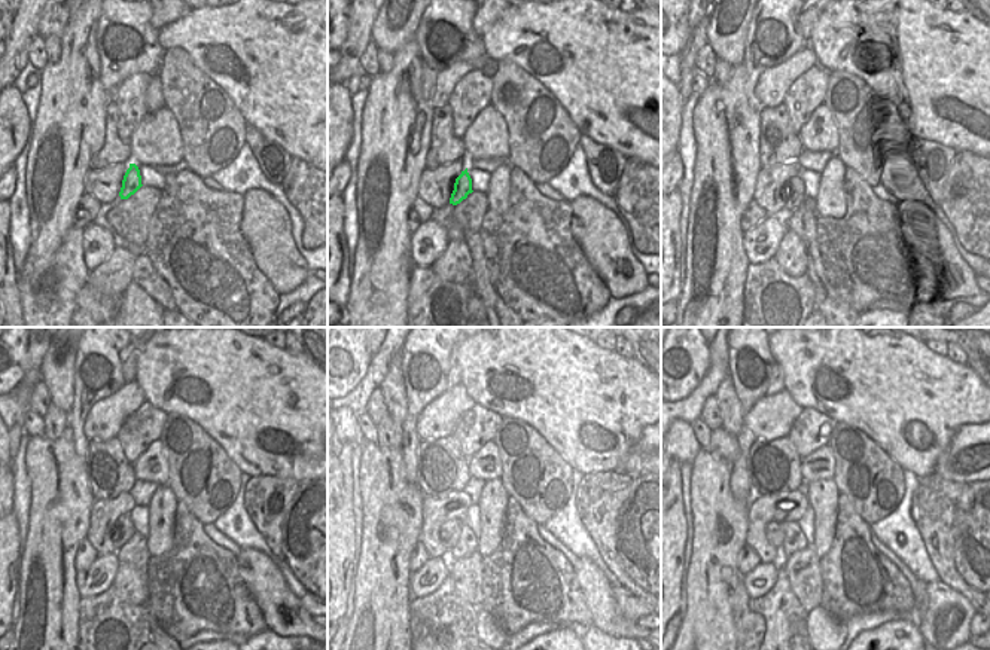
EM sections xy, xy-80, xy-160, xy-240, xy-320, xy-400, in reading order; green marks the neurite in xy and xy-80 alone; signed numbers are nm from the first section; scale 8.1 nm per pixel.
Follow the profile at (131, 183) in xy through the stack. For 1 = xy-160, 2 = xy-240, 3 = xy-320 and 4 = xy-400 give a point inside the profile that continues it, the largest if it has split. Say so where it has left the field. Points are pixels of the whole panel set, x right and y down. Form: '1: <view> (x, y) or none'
1: xy-160 (795, 189)
2: xy-240 (124, 528)
3: xy-320 (450, 531)
4: xy-400 (773, 530)

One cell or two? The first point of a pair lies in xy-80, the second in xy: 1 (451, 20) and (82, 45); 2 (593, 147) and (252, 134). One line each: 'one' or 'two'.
1: two
2: one

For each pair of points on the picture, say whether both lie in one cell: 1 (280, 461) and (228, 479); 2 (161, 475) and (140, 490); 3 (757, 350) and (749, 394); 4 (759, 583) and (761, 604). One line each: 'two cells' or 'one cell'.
1: two cells
2: two cells
3: one cell
4: two cells

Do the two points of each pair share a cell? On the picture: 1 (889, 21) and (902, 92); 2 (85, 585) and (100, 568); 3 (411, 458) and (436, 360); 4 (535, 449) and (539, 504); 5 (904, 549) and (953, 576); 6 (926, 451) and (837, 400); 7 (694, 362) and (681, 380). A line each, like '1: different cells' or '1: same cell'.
1: same cell
2: same cell
3: same cell
4: same cell
5: different cells
6: same cell
7: same cell

